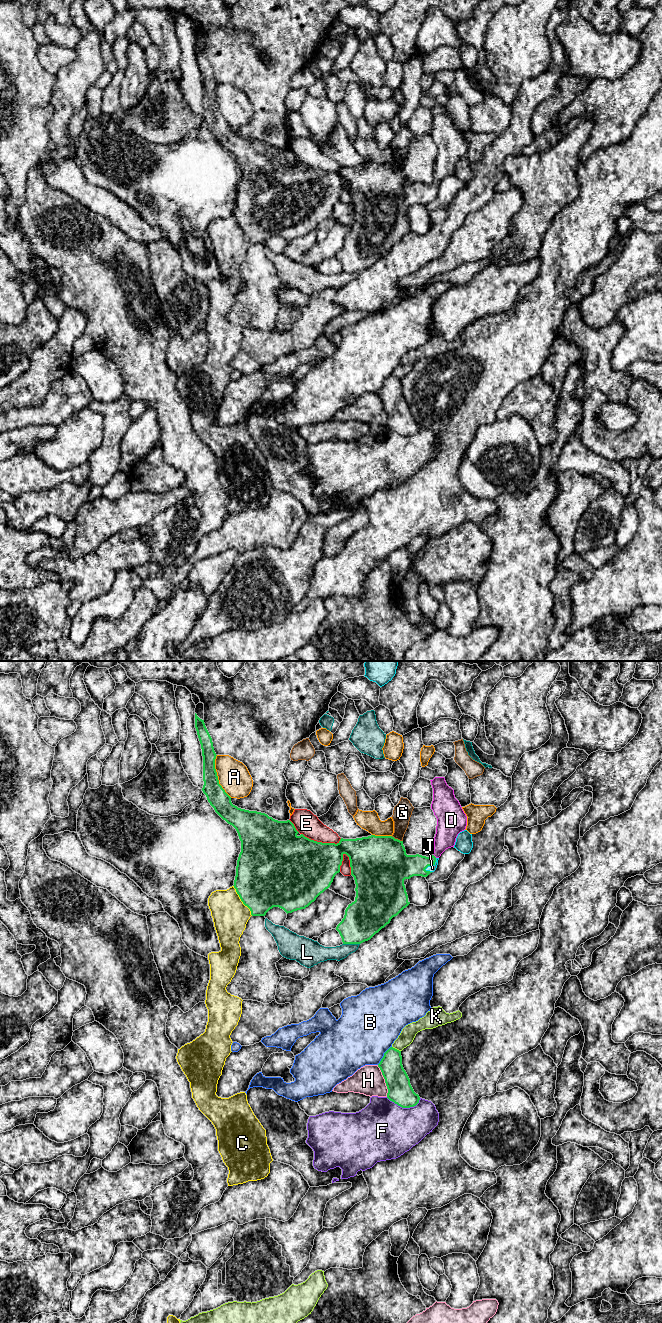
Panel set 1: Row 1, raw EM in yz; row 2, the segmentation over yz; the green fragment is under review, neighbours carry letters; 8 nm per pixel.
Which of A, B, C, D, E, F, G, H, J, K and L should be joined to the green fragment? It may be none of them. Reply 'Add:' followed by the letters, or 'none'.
Add: J

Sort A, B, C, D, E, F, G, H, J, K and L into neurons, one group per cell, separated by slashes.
A / B / C / D / E / F / G / H / J / K / L

